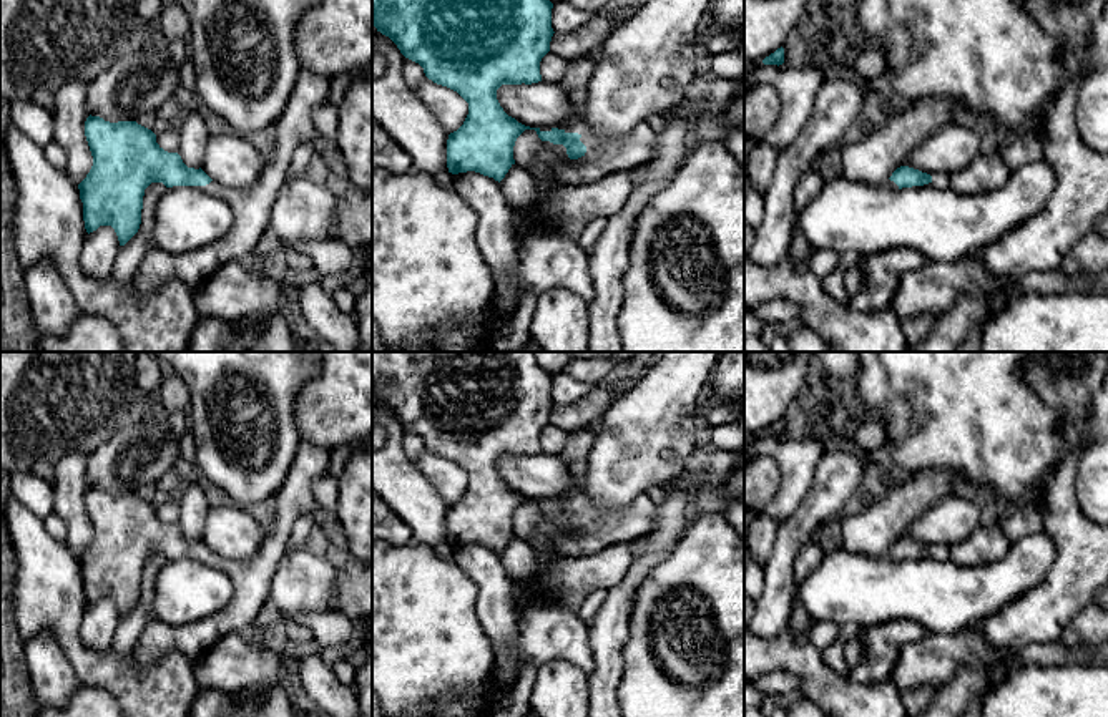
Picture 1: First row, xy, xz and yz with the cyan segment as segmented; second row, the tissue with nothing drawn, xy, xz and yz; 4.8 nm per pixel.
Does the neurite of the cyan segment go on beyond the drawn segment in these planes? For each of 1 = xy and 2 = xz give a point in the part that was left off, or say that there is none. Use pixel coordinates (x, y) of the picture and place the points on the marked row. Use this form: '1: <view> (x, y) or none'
1: xy (251, 208)
2: xz (633, 150)

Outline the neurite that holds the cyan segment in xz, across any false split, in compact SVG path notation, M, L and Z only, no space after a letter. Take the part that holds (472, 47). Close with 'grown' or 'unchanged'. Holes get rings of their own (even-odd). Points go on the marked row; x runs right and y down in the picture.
M372 0L372 25L389 37L400 53L419 63L429 80L457 91L468 103L463 124L449 134L447 168L458 174L475 171L502 181L515 164L513 146L525 129L535 129L542 141L563 144L570 159L581 159L576 169L558 171L566 186L591 184L608 174L641 169L655 151L653 128L645 121L618 138L600 138L583 120L563 129L530 128L508 116L497 100L502 85L542 81L540 61L550 51L553 37L550 0Z; grown

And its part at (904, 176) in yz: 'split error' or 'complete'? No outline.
split error

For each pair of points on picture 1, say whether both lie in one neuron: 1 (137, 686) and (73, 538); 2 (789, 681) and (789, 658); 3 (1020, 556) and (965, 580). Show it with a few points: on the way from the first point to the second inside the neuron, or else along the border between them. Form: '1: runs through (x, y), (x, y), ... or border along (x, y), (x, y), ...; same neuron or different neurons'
1: border along (62, 541), (77, 558); different neurons
2: border along (761, 674), (793, 673), (801, 687); different neurons
3: runs through (1007, 570), (997, 580), (979, 580); same neuron

